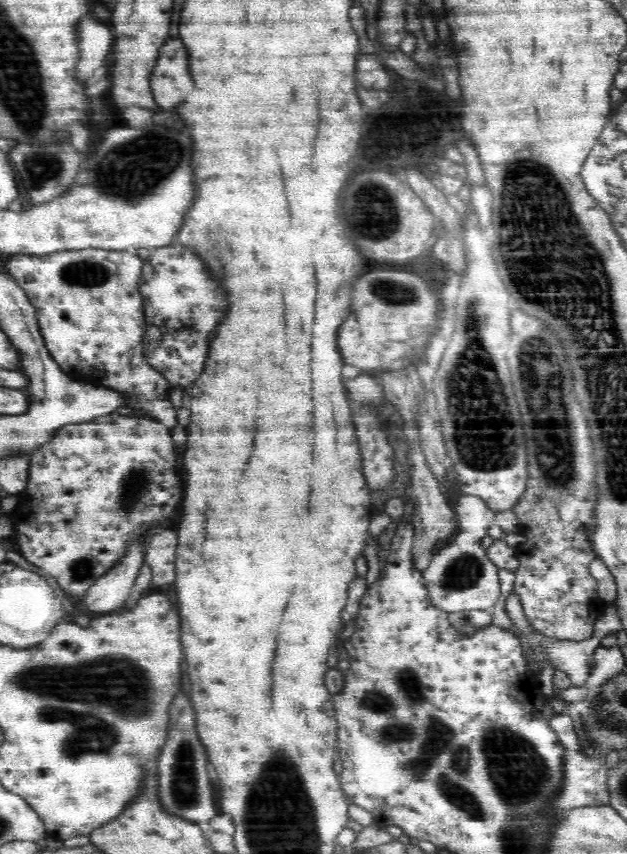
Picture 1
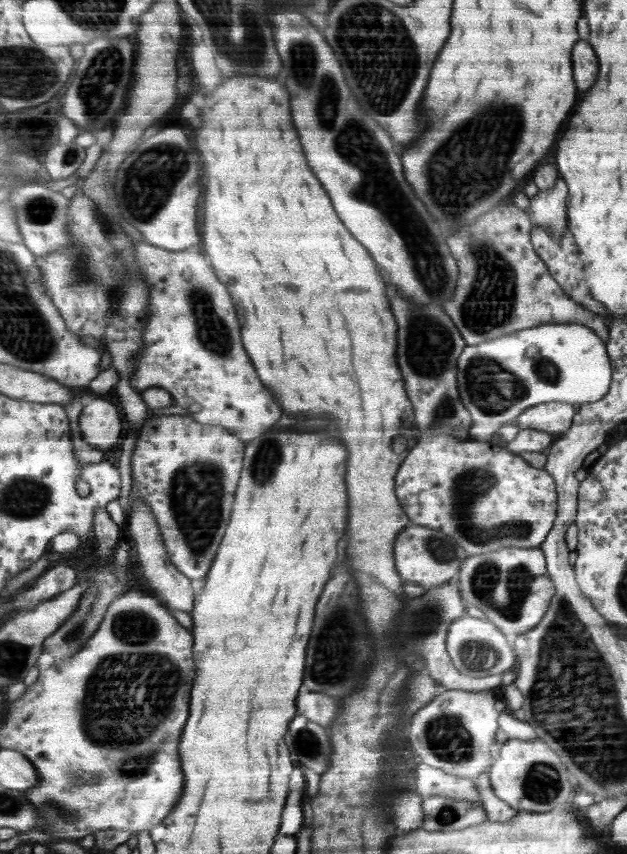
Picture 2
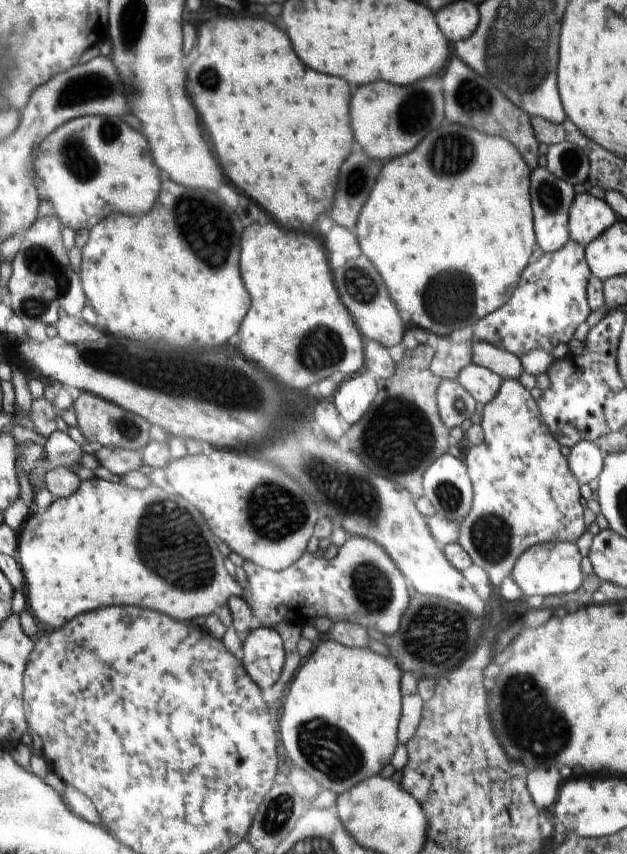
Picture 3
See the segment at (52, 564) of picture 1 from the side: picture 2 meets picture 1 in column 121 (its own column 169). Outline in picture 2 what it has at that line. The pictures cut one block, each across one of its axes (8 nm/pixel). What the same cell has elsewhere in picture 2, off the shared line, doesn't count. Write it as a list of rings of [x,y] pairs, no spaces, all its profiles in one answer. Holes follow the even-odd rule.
[[[160,415],[148,419],[138,436],[132,456],[133,488],[129,494],[130,511],[136,502],[148,504],[156,512],[162,536],[168,544],[173,564],[193,580],[205,581],[211,574],[220,547],[231,526],[232,510],[236,502],[236,484],[242,470],[244,441],[223,426],[201,424],[188,415]]]

